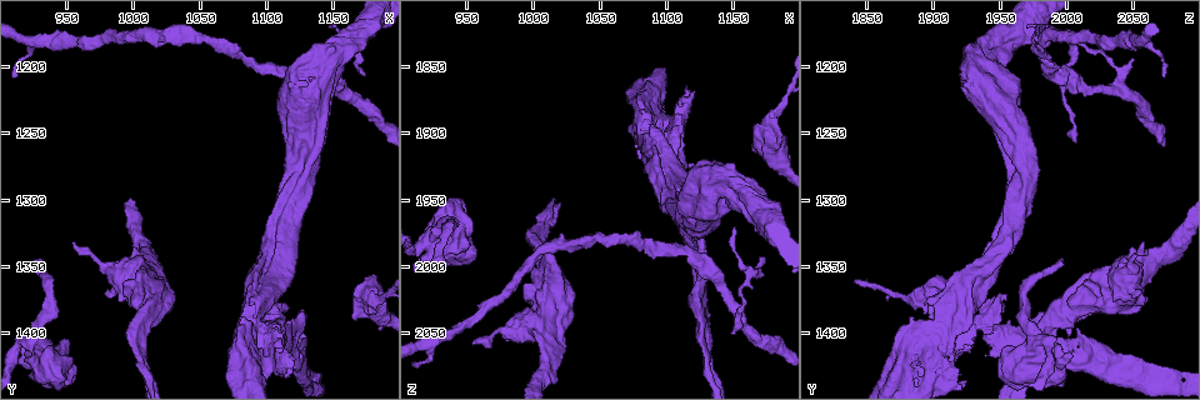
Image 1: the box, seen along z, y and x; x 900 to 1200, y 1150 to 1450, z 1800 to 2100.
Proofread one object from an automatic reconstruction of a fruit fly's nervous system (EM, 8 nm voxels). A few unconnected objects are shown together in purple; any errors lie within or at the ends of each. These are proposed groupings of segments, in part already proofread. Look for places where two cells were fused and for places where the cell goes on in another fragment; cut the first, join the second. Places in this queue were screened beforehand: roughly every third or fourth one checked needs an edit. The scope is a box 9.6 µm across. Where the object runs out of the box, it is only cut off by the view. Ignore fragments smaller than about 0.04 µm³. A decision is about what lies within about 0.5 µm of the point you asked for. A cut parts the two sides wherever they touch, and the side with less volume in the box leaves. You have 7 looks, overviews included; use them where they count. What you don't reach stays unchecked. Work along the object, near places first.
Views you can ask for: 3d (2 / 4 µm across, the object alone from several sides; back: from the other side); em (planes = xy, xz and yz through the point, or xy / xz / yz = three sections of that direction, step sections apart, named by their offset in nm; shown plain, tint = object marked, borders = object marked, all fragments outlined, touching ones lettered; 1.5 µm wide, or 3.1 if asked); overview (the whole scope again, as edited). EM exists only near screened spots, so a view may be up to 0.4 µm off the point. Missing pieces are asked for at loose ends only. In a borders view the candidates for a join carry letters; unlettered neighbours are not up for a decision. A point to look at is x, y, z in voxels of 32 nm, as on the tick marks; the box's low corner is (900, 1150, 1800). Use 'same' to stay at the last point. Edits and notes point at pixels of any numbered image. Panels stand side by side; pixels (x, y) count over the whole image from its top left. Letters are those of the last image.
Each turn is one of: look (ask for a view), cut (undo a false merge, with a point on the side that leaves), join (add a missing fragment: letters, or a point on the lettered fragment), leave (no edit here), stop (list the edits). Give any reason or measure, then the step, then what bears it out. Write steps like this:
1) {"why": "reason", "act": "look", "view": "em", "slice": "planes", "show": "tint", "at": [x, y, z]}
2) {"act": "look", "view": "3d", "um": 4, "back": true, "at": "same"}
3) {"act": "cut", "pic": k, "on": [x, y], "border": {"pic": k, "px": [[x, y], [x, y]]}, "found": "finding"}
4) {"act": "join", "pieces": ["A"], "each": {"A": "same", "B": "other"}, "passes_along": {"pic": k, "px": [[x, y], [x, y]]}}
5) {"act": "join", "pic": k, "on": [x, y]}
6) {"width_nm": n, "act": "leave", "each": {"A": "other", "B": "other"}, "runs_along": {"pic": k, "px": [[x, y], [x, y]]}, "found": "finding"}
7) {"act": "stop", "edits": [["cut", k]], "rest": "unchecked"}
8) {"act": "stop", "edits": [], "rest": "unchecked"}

{"why": "free end", "act": "look", "view": "em", "slice": "planes", "show": "borders", "at": [948, 1432, 1950]}

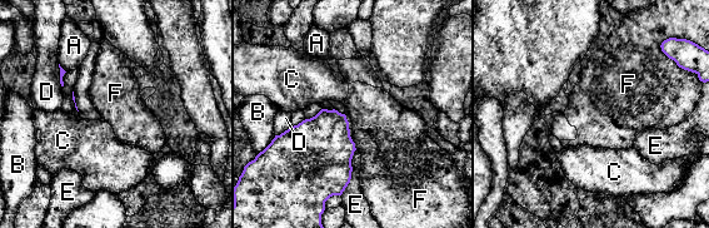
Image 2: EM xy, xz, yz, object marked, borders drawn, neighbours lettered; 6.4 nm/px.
{"act": "leave", "each": {"A": "other", "B": "other", "C": "other", "D": "other", "E": "other", "F": "other"}, "border": {"pic": 2, "px": [[344, 114], [357, 149]]}, "found": "none of them fits"}

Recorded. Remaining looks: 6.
{"why": "branch stops here", "act": "look", "view": "em", "slice": "xy", "step": 4, "show": "tint", "at": [1000, 1408, 1970]}

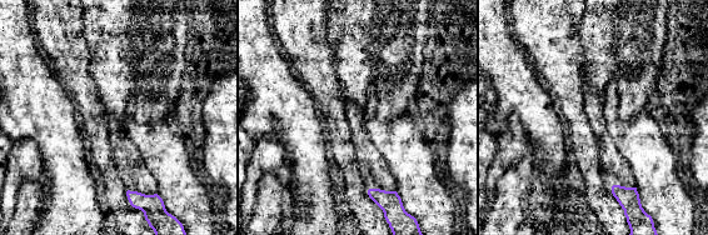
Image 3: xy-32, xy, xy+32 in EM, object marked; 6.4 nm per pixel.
{"act": "look", "view": "em", "slice": "planes", "show": "borders", "at": "same"}

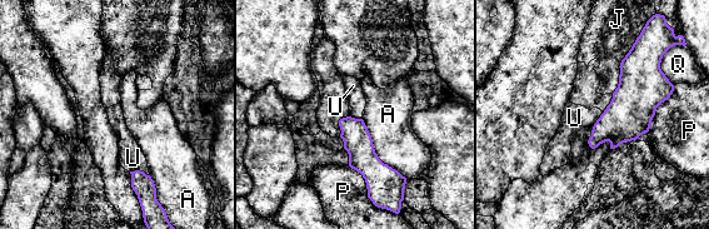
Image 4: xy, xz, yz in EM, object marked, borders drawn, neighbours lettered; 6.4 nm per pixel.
{"width_nm": 180, "act": "leave", "each": {"A": "other", "J": "other", "P": "other", "Q": "other", "U": "other"}, "runs_along": {"pic": 4, "px": [[343, 122], [360, 150], [394, 174]]}, "found": "no lettered fragment goes on from it"}

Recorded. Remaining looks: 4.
{"why": "thin neck", "act": "look", "view": "em", "slice": "yz", "step": 8, "show": "tint", "at": [1084, 1192, 1982]}

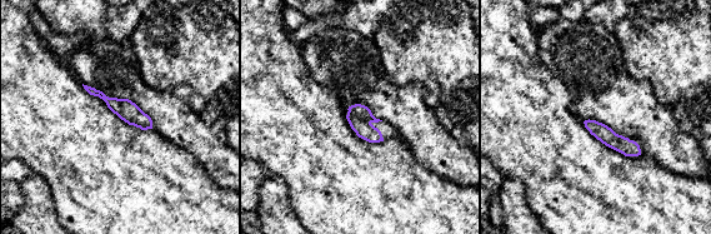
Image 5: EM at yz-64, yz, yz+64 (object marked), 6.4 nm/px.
{"act": "look", "view": "em", "slice": "planes", "show": "borders", "at": "same"}

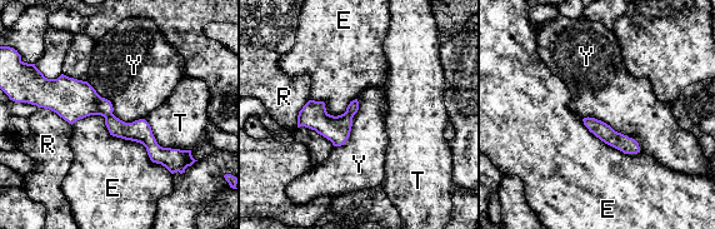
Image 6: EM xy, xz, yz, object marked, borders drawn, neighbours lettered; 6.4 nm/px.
{"width_nm": 110, "act": "leave", "each": {"E": "other", "R": "other", "T": "other", "Y": "other"}, "runs_along": {"pic": 6, "px": [[49, 89], [98, 105], [160, 154], [183, 154]]}, "found": "continuous, no second cell"}

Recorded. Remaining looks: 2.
{"act": "stop", "edits": [], "rest": "unchecked"}

